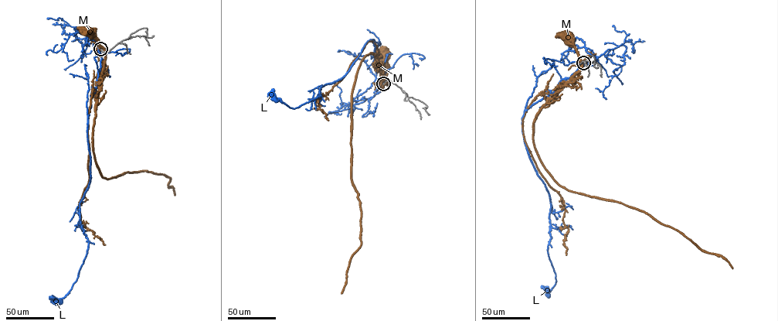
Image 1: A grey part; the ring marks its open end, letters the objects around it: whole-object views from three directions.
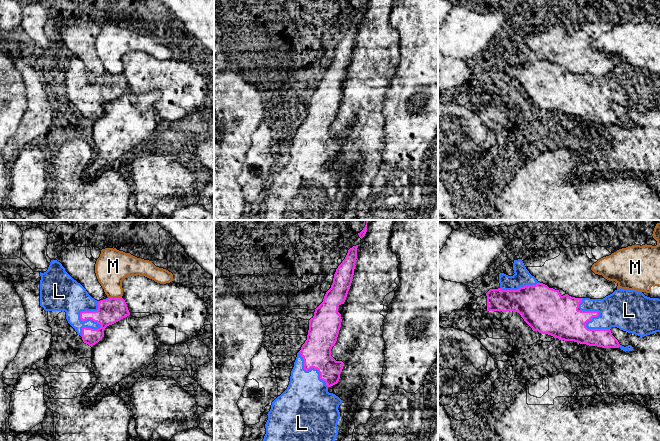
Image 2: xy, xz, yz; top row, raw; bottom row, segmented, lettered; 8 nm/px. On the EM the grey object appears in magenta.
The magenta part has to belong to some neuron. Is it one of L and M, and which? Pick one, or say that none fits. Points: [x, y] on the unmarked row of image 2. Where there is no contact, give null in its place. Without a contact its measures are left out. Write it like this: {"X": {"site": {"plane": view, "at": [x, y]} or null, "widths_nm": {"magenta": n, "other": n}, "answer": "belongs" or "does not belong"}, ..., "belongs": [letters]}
{"L": {"site": {"plane": "xy", "at": [88, 94]}, "widths_nm": {"magenta": 200, "other": 260}, "answer": "belongs"}, "M": {"site": {"plane": "xy", "at": [115, 74]}, "widths_nm": {"magenta": 200, "other": 280}, "answer": "does not belong"}, "belongs": ["L"]}

